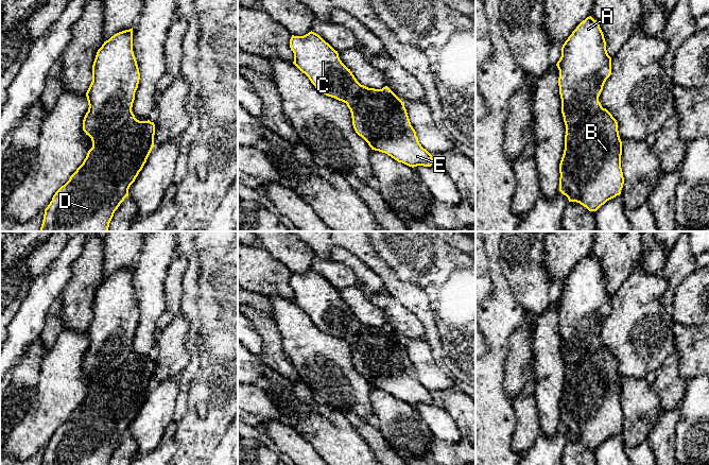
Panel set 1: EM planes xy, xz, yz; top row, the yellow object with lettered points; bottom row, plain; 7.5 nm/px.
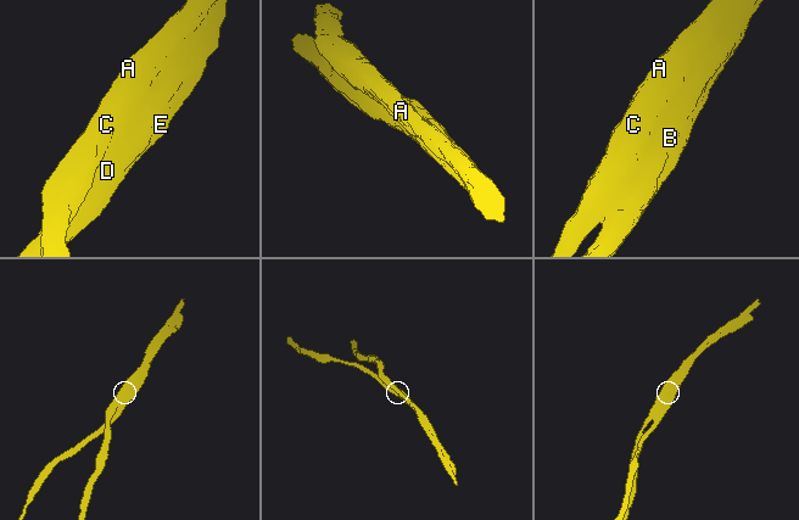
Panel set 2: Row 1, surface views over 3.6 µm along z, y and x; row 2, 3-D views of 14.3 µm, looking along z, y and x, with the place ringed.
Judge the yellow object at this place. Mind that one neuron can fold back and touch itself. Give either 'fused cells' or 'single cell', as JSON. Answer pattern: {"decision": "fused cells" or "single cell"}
{"decision": "fused cells"}

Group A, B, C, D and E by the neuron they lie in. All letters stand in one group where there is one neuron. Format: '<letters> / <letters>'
A C D / B E

